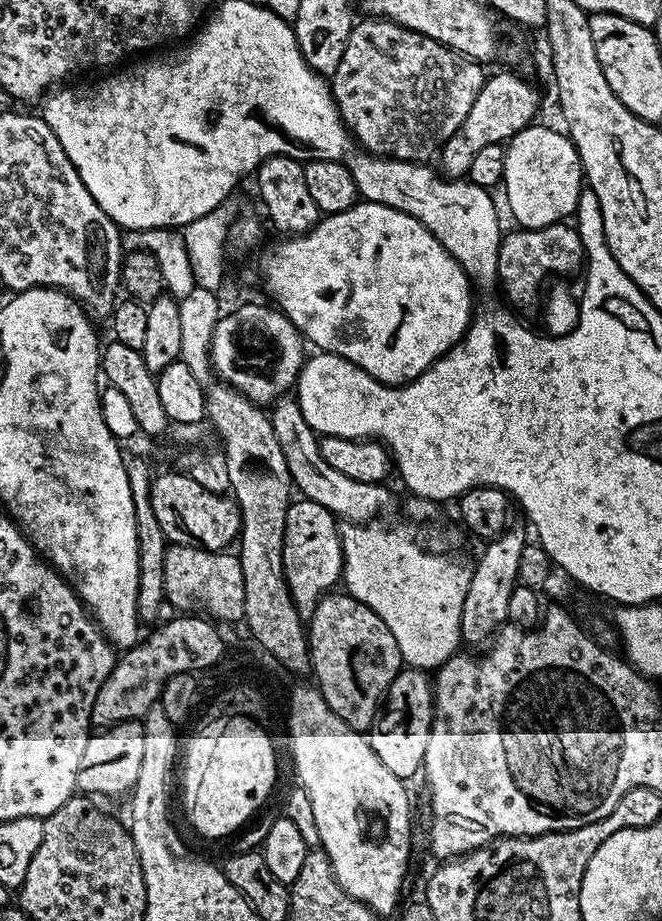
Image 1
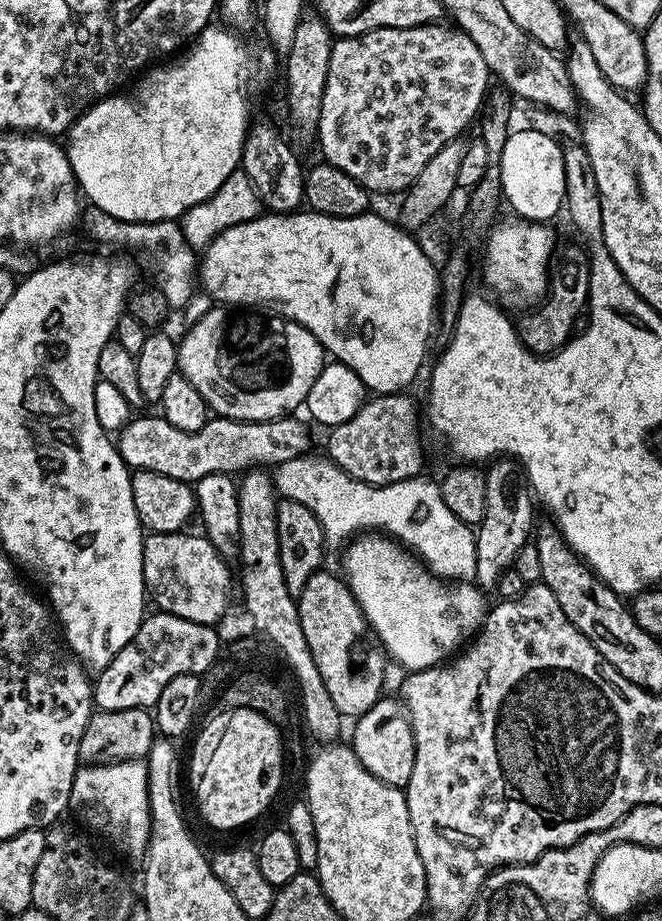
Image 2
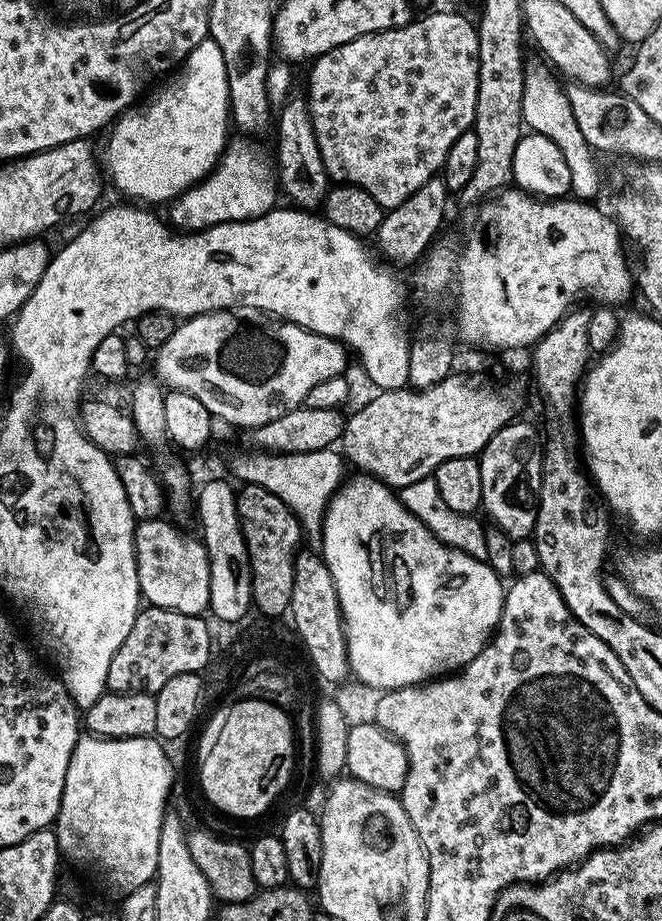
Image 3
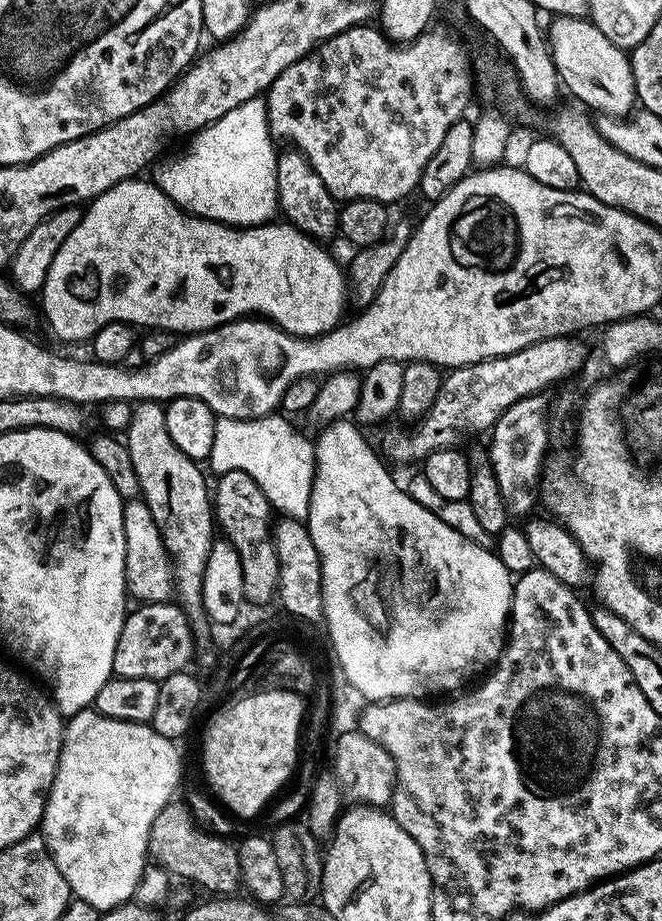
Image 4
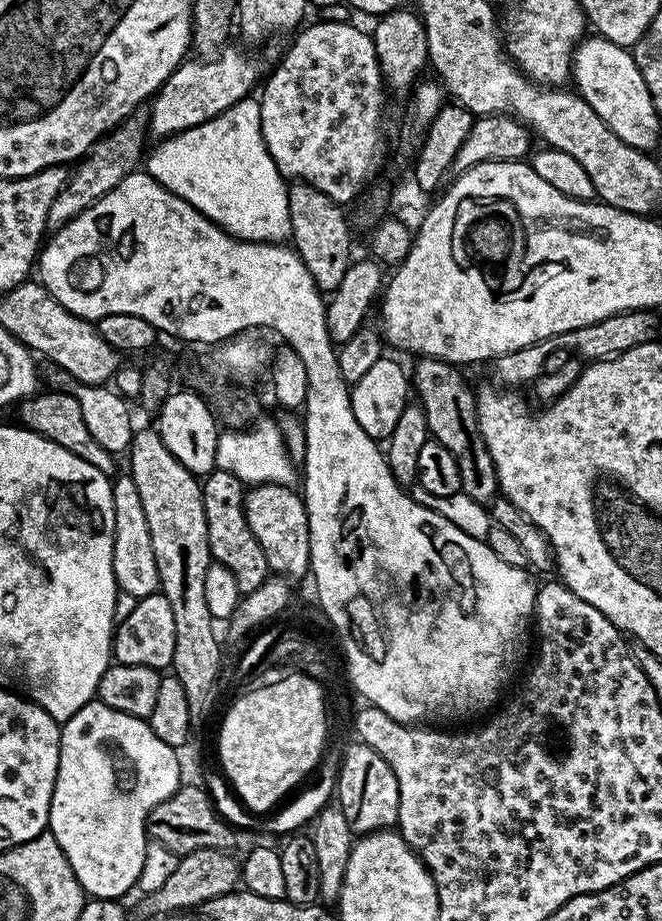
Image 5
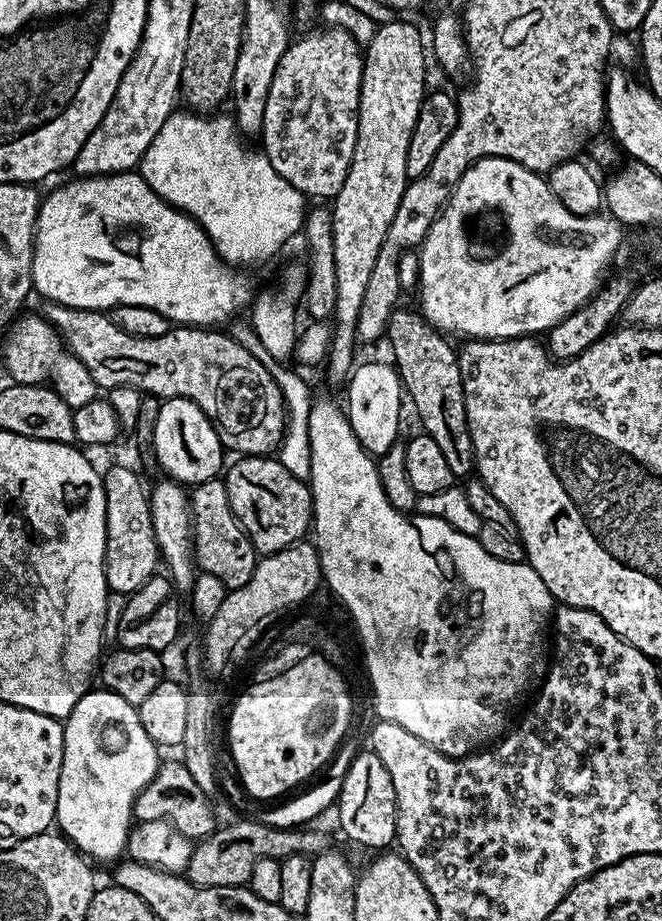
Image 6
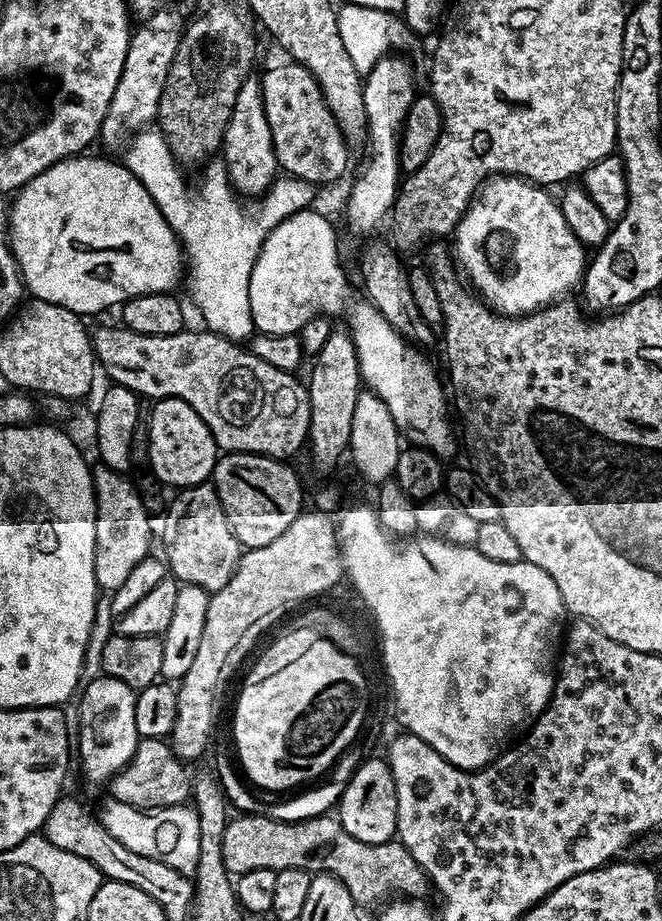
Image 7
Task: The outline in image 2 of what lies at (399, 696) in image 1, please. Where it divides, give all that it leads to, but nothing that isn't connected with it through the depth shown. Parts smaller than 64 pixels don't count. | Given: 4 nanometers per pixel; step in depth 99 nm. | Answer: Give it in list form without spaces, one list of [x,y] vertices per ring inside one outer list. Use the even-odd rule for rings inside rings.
[[[381,698],[370,710],[366,710],[355,721],[356,729],[352,732],[350,747],[352,753],[362,762],[374,778],[386,782],[390,786],[404,790],[410,782],[410,774],[414,774],[414,734],[408,713],[401,701]]]

